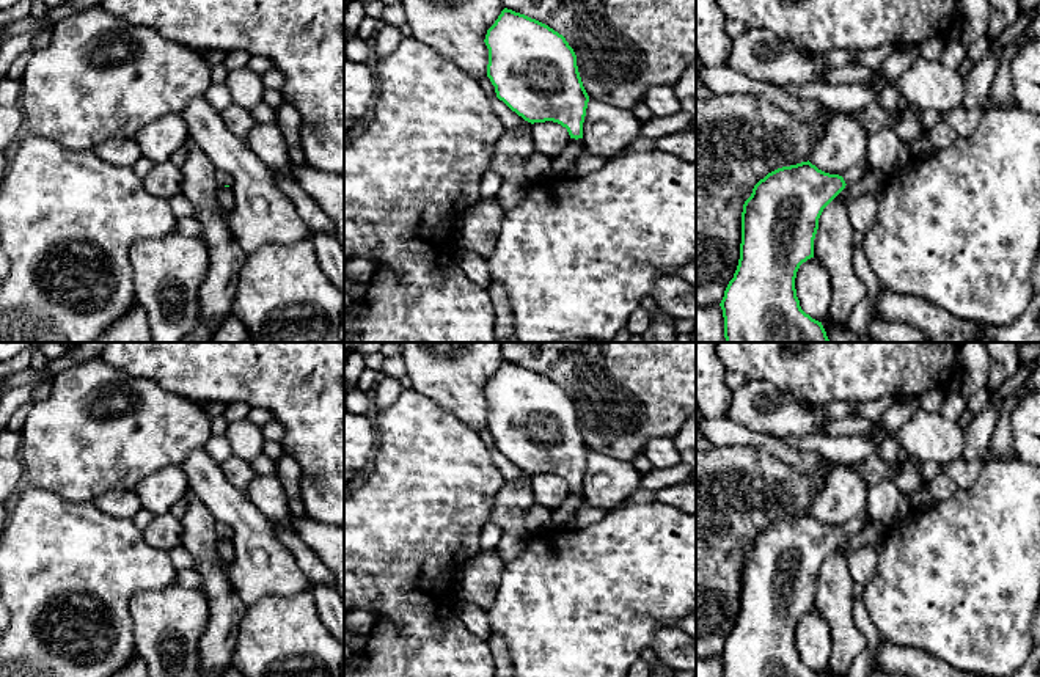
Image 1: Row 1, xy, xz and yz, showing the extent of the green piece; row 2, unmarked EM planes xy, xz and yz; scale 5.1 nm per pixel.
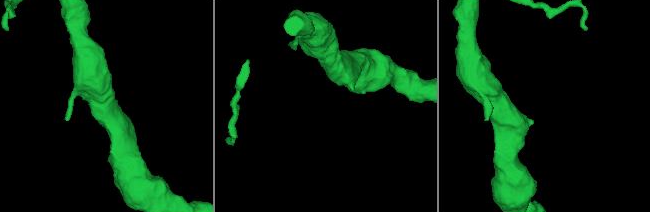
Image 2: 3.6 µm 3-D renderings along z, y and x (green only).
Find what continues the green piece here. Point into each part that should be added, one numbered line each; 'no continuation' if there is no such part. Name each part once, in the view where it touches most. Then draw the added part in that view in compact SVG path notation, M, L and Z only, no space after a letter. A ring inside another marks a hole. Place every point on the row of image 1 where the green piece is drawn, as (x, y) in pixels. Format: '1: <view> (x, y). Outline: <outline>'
1: yz (858, 171). Outline: M867 162L858 163L855 167L851 167L845 174L844 174L844 181L847 185L851 185L858 181L861 181L870 170L870 165Z

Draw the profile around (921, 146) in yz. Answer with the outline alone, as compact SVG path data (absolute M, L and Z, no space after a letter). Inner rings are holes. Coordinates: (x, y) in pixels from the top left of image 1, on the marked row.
M922 134L919 138L916 138L914 141L911 141L910 156L913 159L916 159L916 157L927 157L932 152L935 152L935 148L927 140L925 134Z

